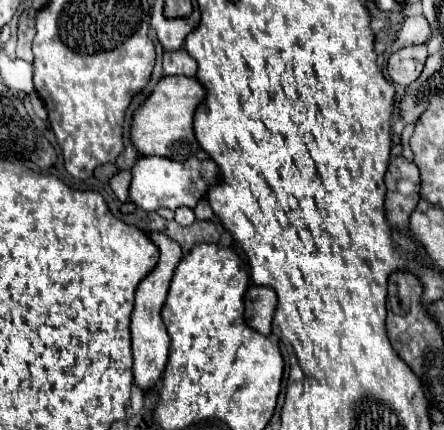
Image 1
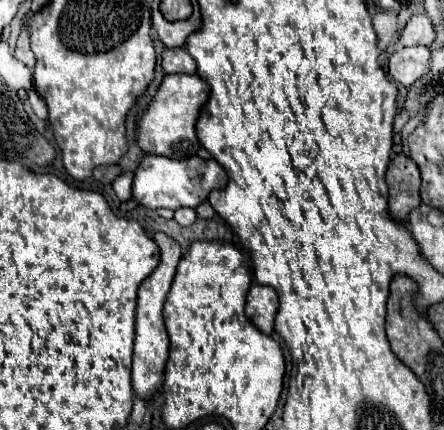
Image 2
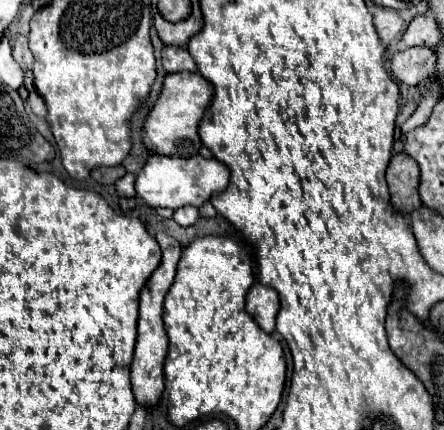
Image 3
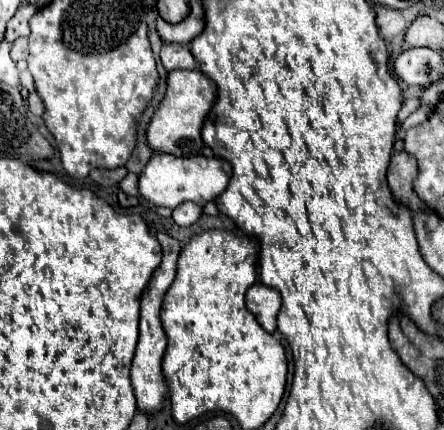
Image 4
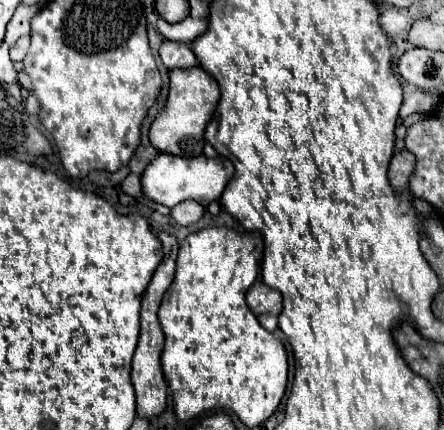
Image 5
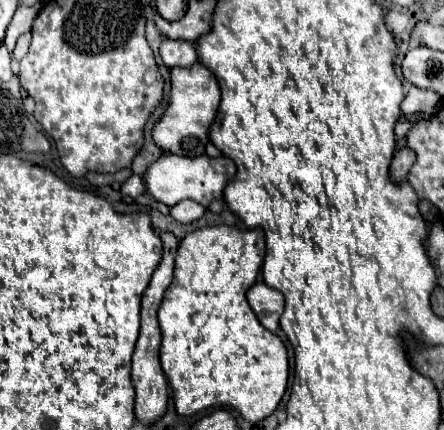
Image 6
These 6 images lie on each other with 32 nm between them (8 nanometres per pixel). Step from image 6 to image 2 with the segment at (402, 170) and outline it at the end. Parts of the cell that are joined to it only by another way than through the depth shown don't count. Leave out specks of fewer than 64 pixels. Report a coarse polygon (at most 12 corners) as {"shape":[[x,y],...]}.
{"shape":[[406,154],[386,172],[390,214],[406,220],[420,206],[420,172]]}

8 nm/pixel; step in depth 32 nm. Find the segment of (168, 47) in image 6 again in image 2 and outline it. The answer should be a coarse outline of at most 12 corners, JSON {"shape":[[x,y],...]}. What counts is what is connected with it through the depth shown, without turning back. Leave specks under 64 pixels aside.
{"shape":[[166,48],[166,74],[196,74],[196,62],[186,48]]}

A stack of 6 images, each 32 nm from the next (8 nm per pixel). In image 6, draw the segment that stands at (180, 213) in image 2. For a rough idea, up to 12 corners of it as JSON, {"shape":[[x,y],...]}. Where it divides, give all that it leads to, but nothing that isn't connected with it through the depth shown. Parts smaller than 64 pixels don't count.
{"shape":[[182,200],[170,208],[180,224],[190,224],[204,214],[204,206]]}

